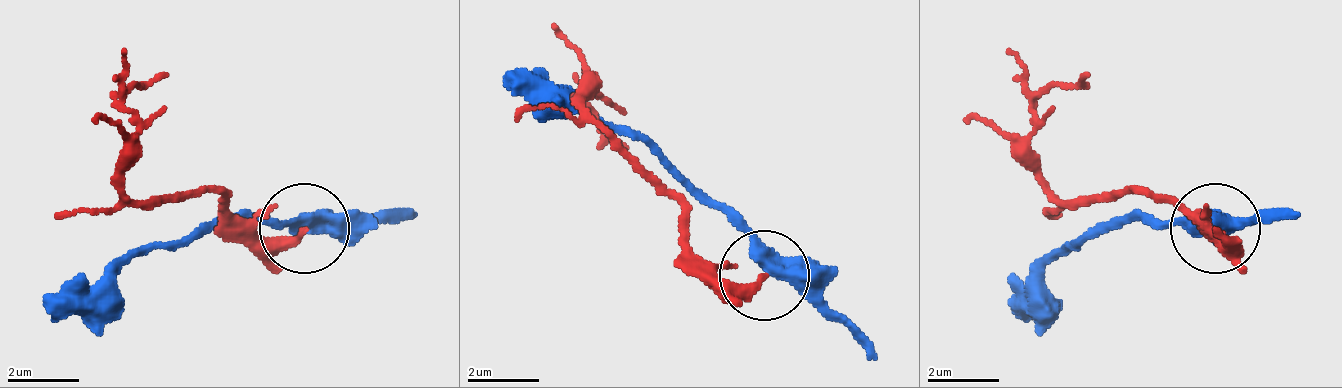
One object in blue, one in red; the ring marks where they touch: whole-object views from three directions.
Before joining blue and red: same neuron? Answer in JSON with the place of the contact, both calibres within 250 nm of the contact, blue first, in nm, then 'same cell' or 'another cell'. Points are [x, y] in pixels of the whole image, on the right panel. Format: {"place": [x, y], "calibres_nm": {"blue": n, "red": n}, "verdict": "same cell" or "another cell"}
{"place": [1215, 228], "calibres_nm": {"blue": 440, "red": 280}, "verdict": "another cell"}

